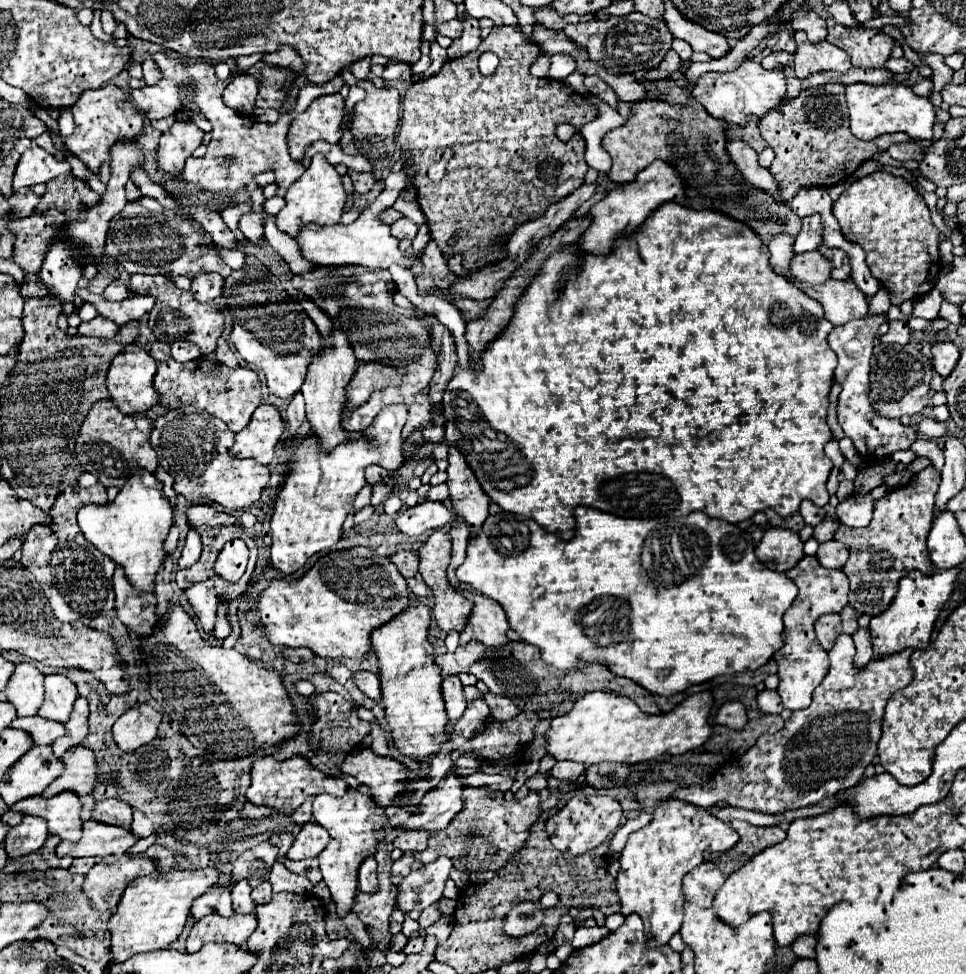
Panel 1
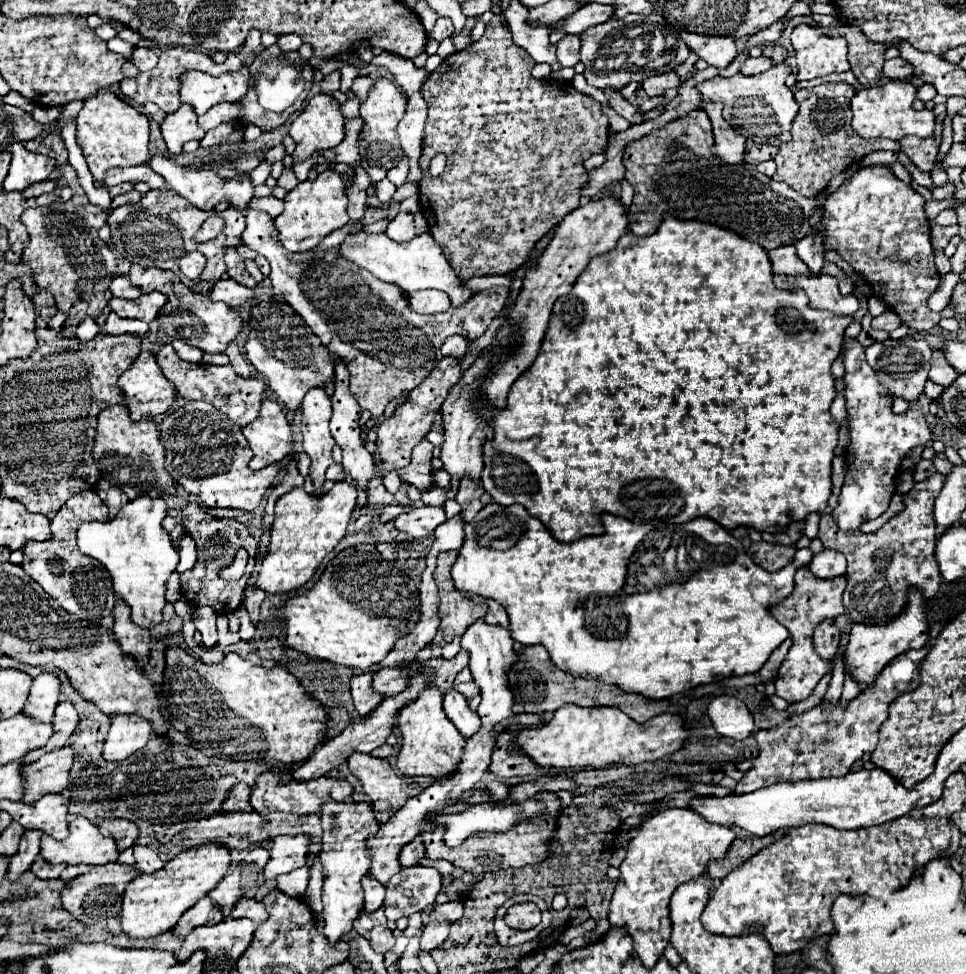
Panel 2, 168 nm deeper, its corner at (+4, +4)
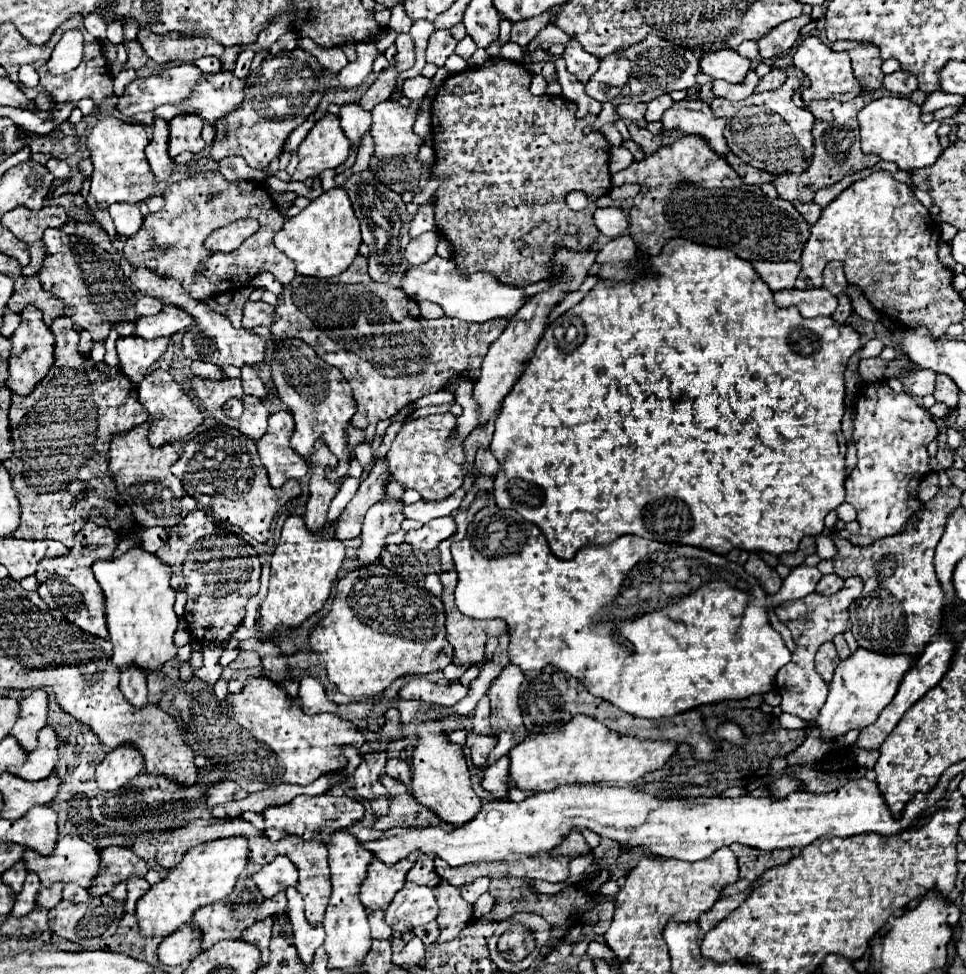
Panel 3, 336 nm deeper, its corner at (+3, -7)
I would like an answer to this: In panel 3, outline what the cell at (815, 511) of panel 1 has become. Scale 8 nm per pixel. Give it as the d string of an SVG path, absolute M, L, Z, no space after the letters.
M820 533L814 539L816 539L816 553L818 553L820 559L832 559L836 555L836 547L834 547L830 535Z

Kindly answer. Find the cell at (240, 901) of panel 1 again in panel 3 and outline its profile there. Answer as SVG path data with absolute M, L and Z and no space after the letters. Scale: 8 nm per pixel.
M266 917L262 921L256 921L252 927L244 929L242 933L242 939L256 945L264 957L268 953L268 943L270 943L270 937L272 937L272 917Z

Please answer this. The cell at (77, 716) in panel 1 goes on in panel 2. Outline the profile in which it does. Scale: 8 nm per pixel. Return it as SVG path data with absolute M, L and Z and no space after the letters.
M67 700L59 702L57 708L55 708L55 716L53 716L53 722L51 722L51 724L53 724L53 736L49 738L49 742L47 742L43 748L33 750L31 754L27 754L27 756L23 758L23 762L31 764L31 762L35 762L37 758L41 758L45 752L59 750L59 748L63 748L63 746L67 744L69 736L73 734L75 726L79 724L75 706L73 706L71 702L67 702Z

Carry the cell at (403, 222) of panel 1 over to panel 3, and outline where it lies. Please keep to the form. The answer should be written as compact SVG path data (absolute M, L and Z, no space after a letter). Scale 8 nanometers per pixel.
M428 231L428 233L422 233L420 237L410 239L410 243L404 251L406 261L410 265L420 265L420 263L428 261L436 253L436 243L438 243L436 231Z

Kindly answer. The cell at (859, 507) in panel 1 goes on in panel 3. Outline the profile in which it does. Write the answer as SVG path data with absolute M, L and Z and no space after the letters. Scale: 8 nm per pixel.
M886 381L880 383L866 383L862 387L862 393L856 399L856 413L854 413L854 447L858 451L858 463L850 477L846 479L846 501L856 509L860 533L850 535L850 541L854 545L870 545L876 539L896 535L904 529L908 517L922 507L922 501L918 499L918 485L922 477L928 473L928 443L934 441L938 435L938 427L934 419L928 415L924 407L918 405L918 401L912 395L898 395L894 393Z

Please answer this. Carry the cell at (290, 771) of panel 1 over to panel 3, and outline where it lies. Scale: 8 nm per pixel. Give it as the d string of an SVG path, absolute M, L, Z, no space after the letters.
M328 793L324 795L316 795L316 797L308 797L308 795L298 795L294 801L286 803L286 805L278 805L278 807L268 807L264 813L264 823L266 823L266 831L264 835L272 841L278 841L280 837L284 837L286 833L292 835L300 835L302 839L314 839L314 841L326 841L330 833L338 831L338 829L346 829L350 827L354 821L360 821L364 817L364 805L356 799L350 799L346 795L342 797L332 797Z

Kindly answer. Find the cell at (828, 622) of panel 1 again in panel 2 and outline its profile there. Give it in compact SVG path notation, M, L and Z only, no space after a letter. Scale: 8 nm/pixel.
M823 620L813 634L813 646L815 652L823 658L823 660L831 660L837 654L839 648L839 636L841 632L835 628L833 620Z

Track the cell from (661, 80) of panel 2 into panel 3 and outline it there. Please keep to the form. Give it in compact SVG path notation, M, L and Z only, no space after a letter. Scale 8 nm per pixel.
M664 93L664 95L660 95L660 97L656 97L654 101L648 103L648 111L646 111L644 119L646 119L646 121L660 121L662 113L664 113L668 107L672 107L672 105L674 105L672 97L670 97L668 93Z

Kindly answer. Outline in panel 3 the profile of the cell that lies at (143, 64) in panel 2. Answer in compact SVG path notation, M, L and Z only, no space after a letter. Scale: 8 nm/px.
M128 41L128 43L124 43L124 47L126 47L126 51L128 51L128 61L124 63L124 67L142 69L142 67L146 65L146 61L148 61L142 45L140 45L138 41Z

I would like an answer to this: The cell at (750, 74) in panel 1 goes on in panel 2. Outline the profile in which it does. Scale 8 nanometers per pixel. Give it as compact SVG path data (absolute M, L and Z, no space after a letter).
M779 64L757 76L715 76L713 80L699 84L699 90L705 98L725 104L723 118L735 128L737 134L745 138L777 138L781 142L787 142L791 136L791 124L799 112L799 104L795 102L793 92L785 84L789 74L791 68L787 64Z

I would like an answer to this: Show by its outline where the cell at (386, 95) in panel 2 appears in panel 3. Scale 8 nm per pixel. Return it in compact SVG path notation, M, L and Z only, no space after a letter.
M390 99L378 103L372 109L370 135L374 141L374 155L370 159L370 169L380 183L384 183L386 187L390 187L396 193L410 191L420 179L420 161L416 159L416 153L418 153L418 147L422 145L422 141L412 131L416 117L418 117L418 111L414 111L410 107L402 107L400 103L390 101Z

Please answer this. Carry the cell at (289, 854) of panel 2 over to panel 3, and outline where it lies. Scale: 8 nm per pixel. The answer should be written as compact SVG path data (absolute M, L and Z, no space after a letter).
M276 857L272 863L254 873L252 879L264 897L274 897L288 887L296 887L296 865L292 865L288 857Z

